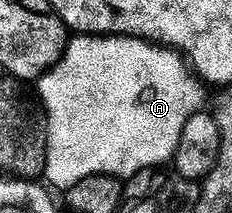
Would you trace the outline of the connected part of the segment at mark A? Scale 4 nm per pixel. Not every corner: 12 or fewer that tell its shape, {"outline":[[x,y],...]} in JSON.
{"outline":[[76,34],[35,79],[42,178],[171,163],[205,90],[177,51]]}

